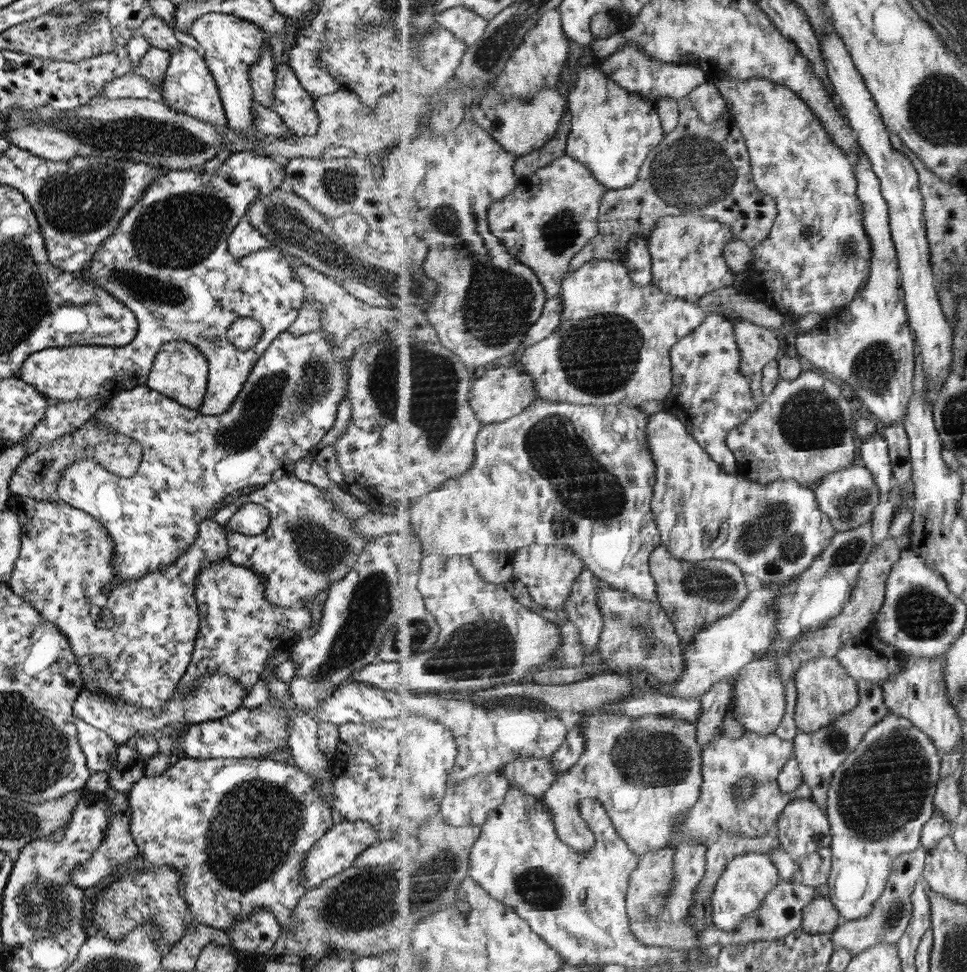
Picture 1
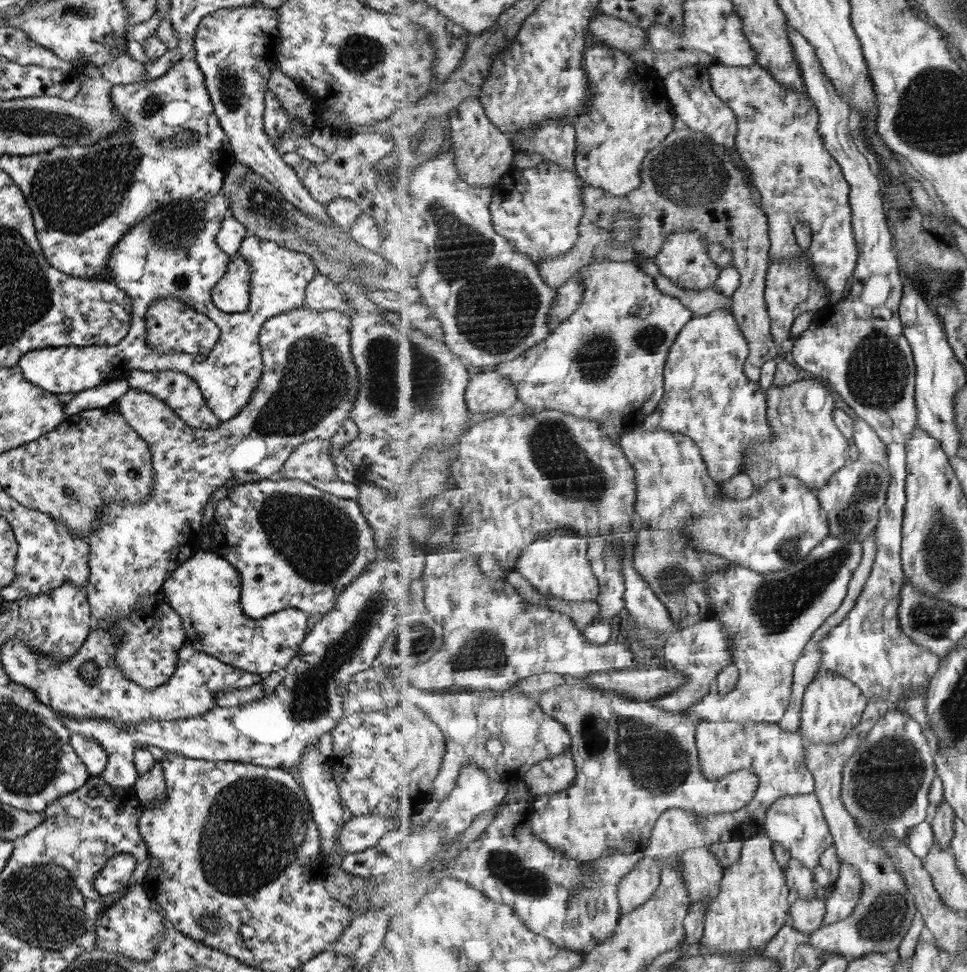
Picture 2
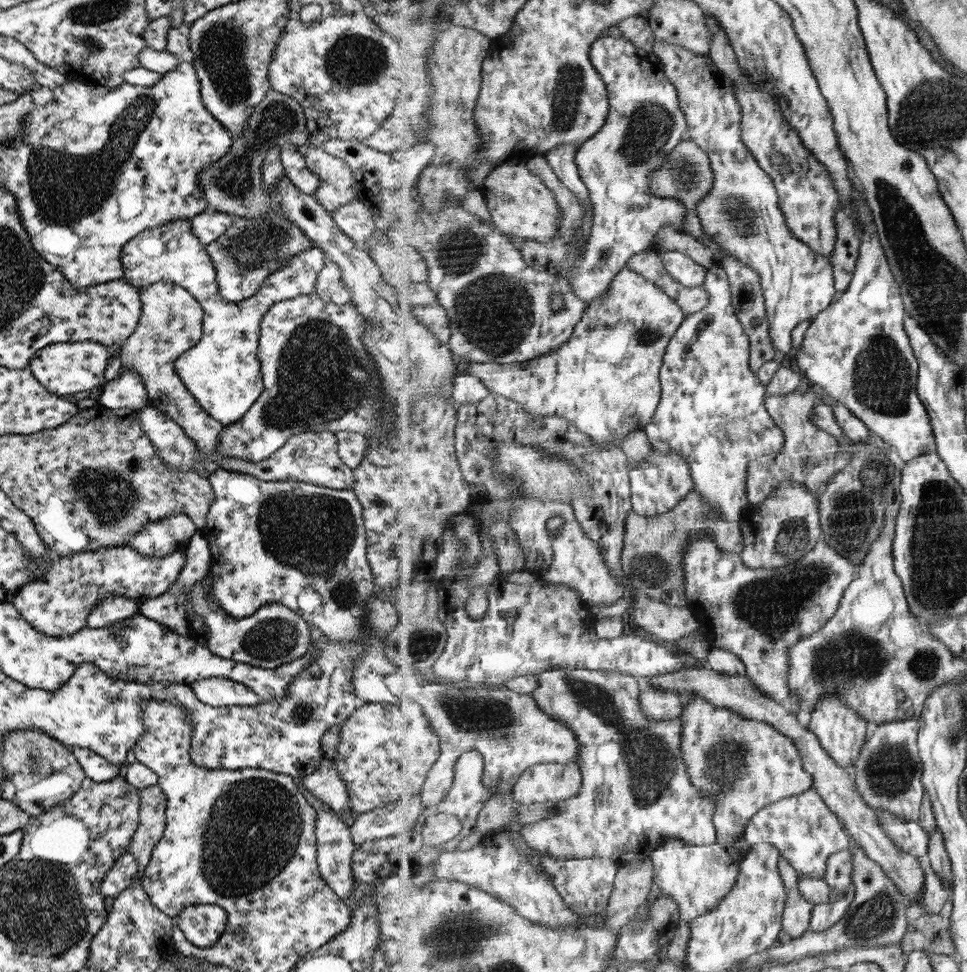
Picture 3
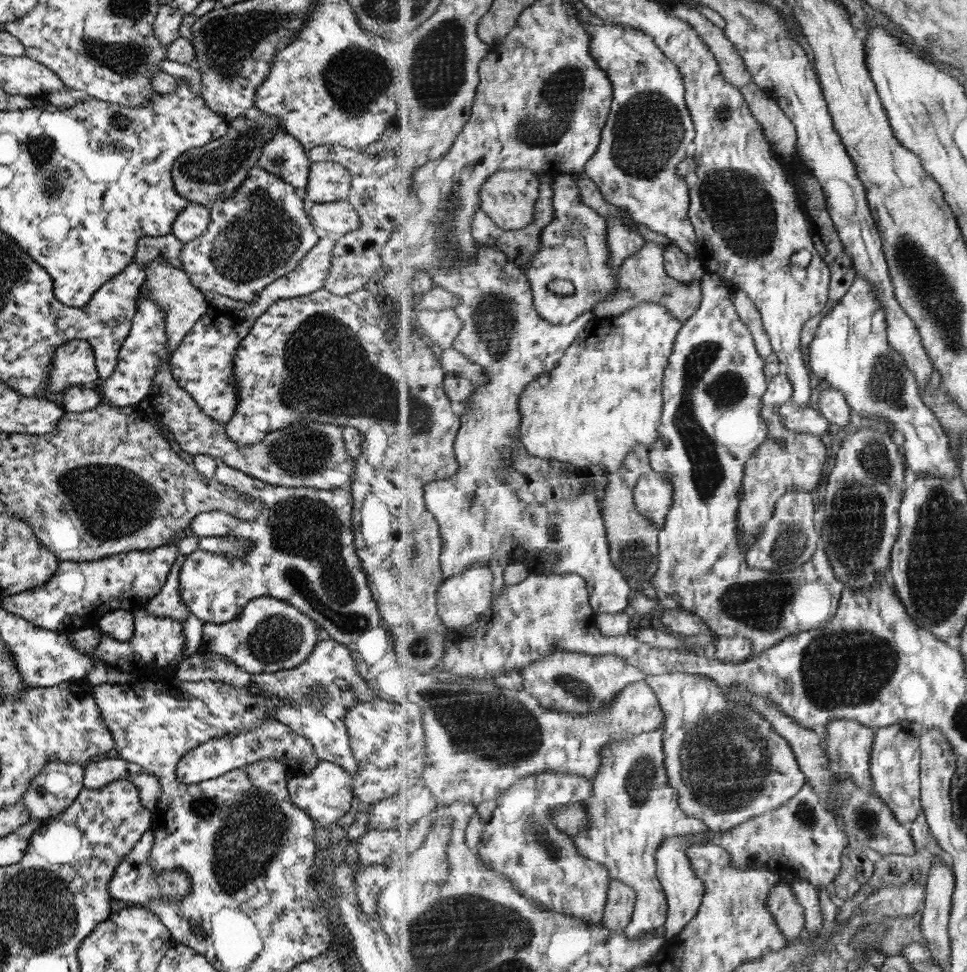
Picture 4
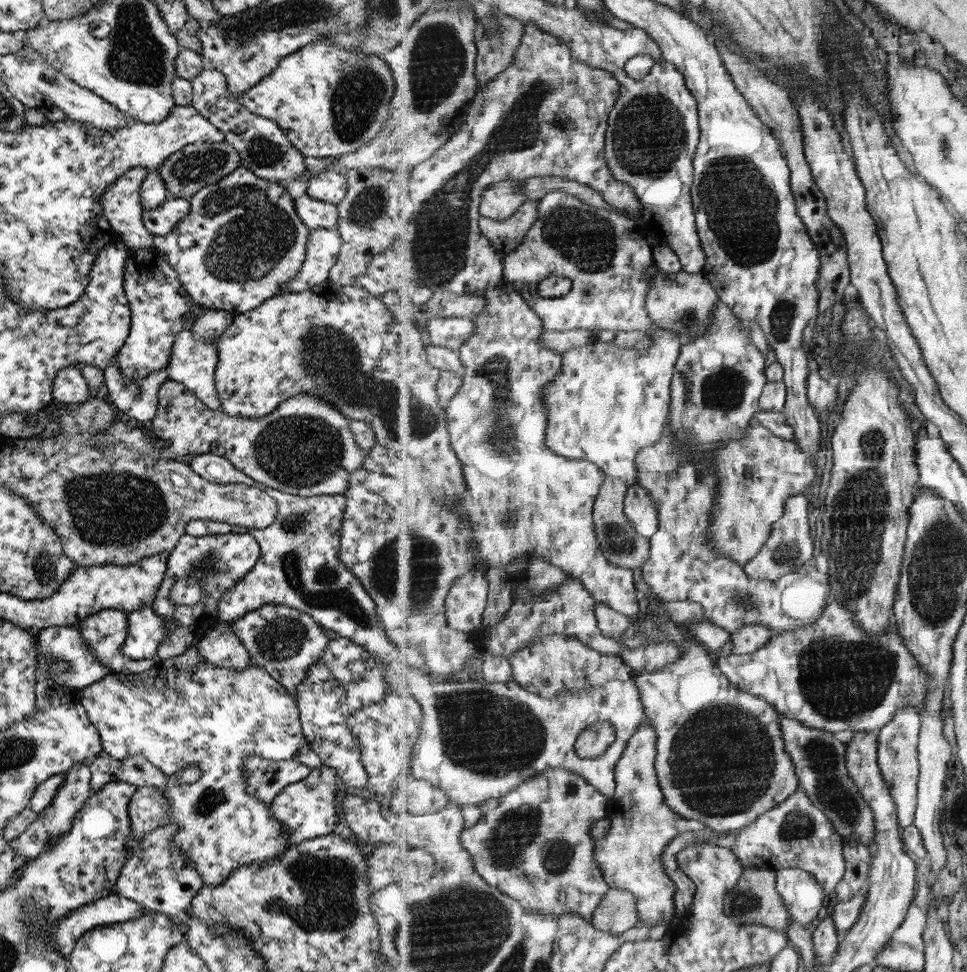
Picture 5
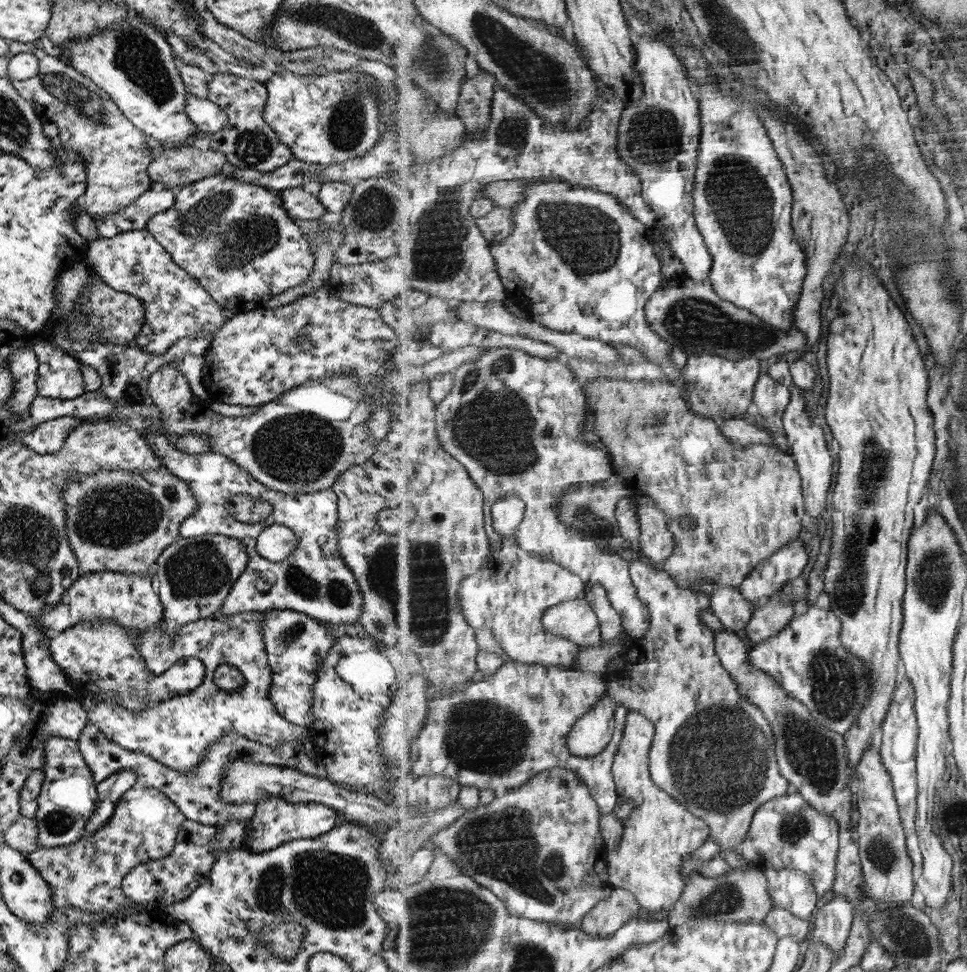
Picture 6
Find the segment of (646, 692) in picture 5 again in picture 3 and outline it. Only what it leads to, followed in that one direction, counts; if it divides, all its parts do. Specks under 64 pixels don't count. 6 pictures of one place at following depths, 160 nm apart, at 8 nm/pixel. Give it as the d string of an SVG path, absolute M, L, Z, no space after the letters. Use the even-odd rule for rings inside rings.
M695 691L683 692L679 695L683 695L688 699L685 710L682 712L680 720L683 721L683 744L680 746L682 750L684 761L687 765L687 772L689 773L691 782L697 787L701 787L706 796L714 796L716 798L716 813L713 816L713 826L715 826L715 836L717 840L715 843L721 843L724 845L726 842L736 843L743 838L746 828L751 818L753 818L760 810L766 808L774 802L783 800L784 798L795 796L801 793L805 793L814 784L814 778L812 774L809 774L803 768L802 754L799 752L798 746L791 740L791 737L783 735L781 731L777 731L770 723L763 721L748 720L746 717L737 716L732 709L725 707L715 706L714 703L709 702L706 698L698 695Z

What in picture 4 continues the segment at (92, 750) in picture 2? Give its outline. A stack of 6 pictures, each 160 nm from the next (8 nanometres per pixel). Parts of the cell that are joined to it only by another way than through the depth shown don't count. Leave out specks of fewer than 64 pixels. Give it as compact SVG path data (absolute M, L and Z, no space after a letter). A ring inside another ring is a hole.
M98 757L82 764L82 788L101 788L108 782L131 777L144 772L141 766L118 757Z

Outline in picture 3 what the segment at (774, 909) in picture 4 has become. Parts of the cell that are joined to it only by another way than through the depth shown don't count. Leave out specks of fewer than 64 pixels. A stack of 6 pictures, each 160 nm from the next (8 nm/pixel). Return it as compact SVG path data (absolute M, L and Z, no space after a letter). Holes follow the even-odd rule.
M788 891L783 913L783 931L792 939L803 937L811 930L813 909L814 904L801 891Z

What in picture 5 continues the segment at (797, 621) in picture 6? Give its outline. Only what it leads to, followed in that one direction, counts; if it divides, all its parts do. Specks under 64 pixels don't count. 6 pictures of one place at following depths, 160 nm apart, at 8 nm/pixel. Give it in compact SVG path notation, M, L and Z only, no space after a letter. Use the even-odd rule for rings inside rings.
M832 599L825 607L823 614L810 625L806 627L797 627L796 629L786 630L774 635L773 638L762 648L749 654L735 654L732 653L727 656L718 656L718 667L727 675L727 678L741 690L757 695L759 698L767 699L767 702L775 705L779 713L785 717L792 719L799 719L805 723L805 726L817 728L817 730L825 730L825 732L837 733L845 732L845 730L857 733L869 733L887 726L888 722L895 716L899 708L903 706L916 706L919 712L924 707L926 701L926 692L928 691L928 682L930 681L930 674L922 668L920 662L915 658L910 648L904 643L903 637L900 635L899 624L892 621L892 626L886 634L881 636L870 636L867 634L854 619L854 614L843 608L837 600Z

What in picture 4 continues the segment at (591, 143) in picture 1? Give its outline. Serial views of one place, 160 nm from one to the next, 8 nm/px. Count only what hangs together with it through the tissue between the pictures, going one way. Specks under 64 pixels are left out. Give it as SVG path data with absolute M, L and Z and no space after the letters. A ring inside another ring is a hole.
M622 24L584 25L587 27L587 33L591 35L592 57L607 71L614 84L614 101L602 132L602 144L588 162L584 174L584 177L589 177L600 186L605 198L618 206L620 211L618 216L607 216L610 265L614 268L614 273L617 273L621 270L625 258L639 253L643 248L647 240L644 240L642 234L636 230L639 225L647 225L650 229L669 237L673 245L677 245L683 253L695 259L698 243L696 228L690 219L689 184L685 177L678 175L679 166L689 154L689 144L694 143L698 132L687 108L685 78L679 67L655 44L655 40L641 30Z

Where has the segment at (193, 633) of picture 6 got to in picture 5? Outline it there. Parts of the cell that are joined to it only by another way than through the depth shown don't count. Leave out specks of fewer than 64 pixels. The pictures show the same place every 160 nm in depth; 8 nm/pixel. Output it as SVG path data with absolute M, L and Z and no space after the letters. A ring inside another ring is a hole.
M191 643L179 656L165 660L153 659L153 661L154 663L147 671L124 676L108 673L107 676L96 680L93 684L80 689L80 703L85 709L89 722L95 727L95 731L99 735L101 752L103 754L107 754L109 758L115 760L130 758L131 755L141 755L153 766L161 770L163 774L166 774L166 786L161 790L161 794L168 802L165 808L168 810L168 817L172 820L170 824L176 826L176 833L172 838L172 843L179 847L192 862L192 865L201 877L202 886L216 885L223 882L223 879L231 872L231 869L241 865L248 865L252 862L263 862L267 859L278 857L284 850L293 846L291 842L288 842L288 836L282 834L280 824L270 817L268 802L259 802L254 796L245 792L246 784L244 784L242 760L247 755L252 754L261 755L263 758L272 761L293 758L296 751L305 745L301 728L299 728L297 703L293 699L293 695L289 694L274 678L271 678L271 675L263 667L258 667L255 660L251 658L249 658L246 667L239 670L210 665L198 655L197 647ZM188 764L194 764L200 770L200 777L196 778L196 781L192 783L179 782L176 774L184 766L188 766Z

